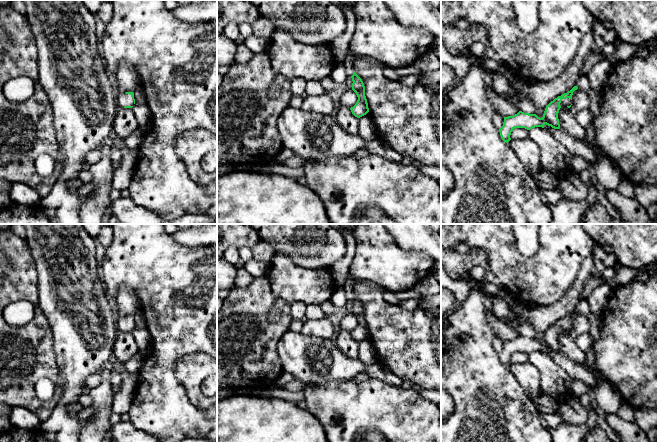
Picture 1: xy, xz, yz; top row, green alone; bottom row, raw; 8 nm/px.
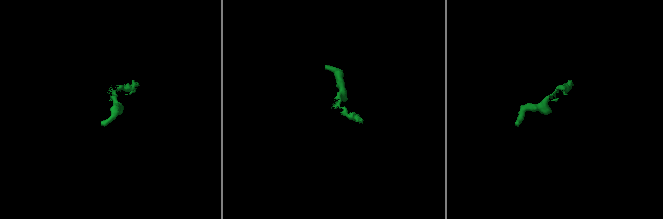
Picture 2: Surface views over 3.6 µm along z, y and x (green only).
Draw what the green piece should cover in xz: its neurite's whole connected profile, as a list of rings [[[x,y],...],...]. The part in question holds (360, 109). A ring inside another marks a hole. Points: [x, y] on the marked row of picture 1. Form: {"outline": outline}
{"outline": [[[354,72],[352,78],[352,90],[356,93],[358,100],[356,104],[350,108],[352,114],[360,118],[369,112],[367,99],[365,96],[365,86],[362,79]]]}

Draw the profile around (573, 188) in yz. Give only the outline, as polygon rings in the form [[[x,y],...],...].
[[[572,170],[567,178],[559,179],[558,189],[562,192],[562,198],[569,201],[586,200],[588,195],[588,187]]]

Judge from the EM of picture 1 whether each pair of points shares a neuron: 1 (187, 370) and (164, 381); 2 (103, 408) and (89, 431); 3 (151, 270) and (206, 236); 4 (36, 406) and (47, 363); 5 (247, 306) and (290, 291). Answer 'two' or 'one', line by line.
1: two
2: one
3: two
4: one
5: two

